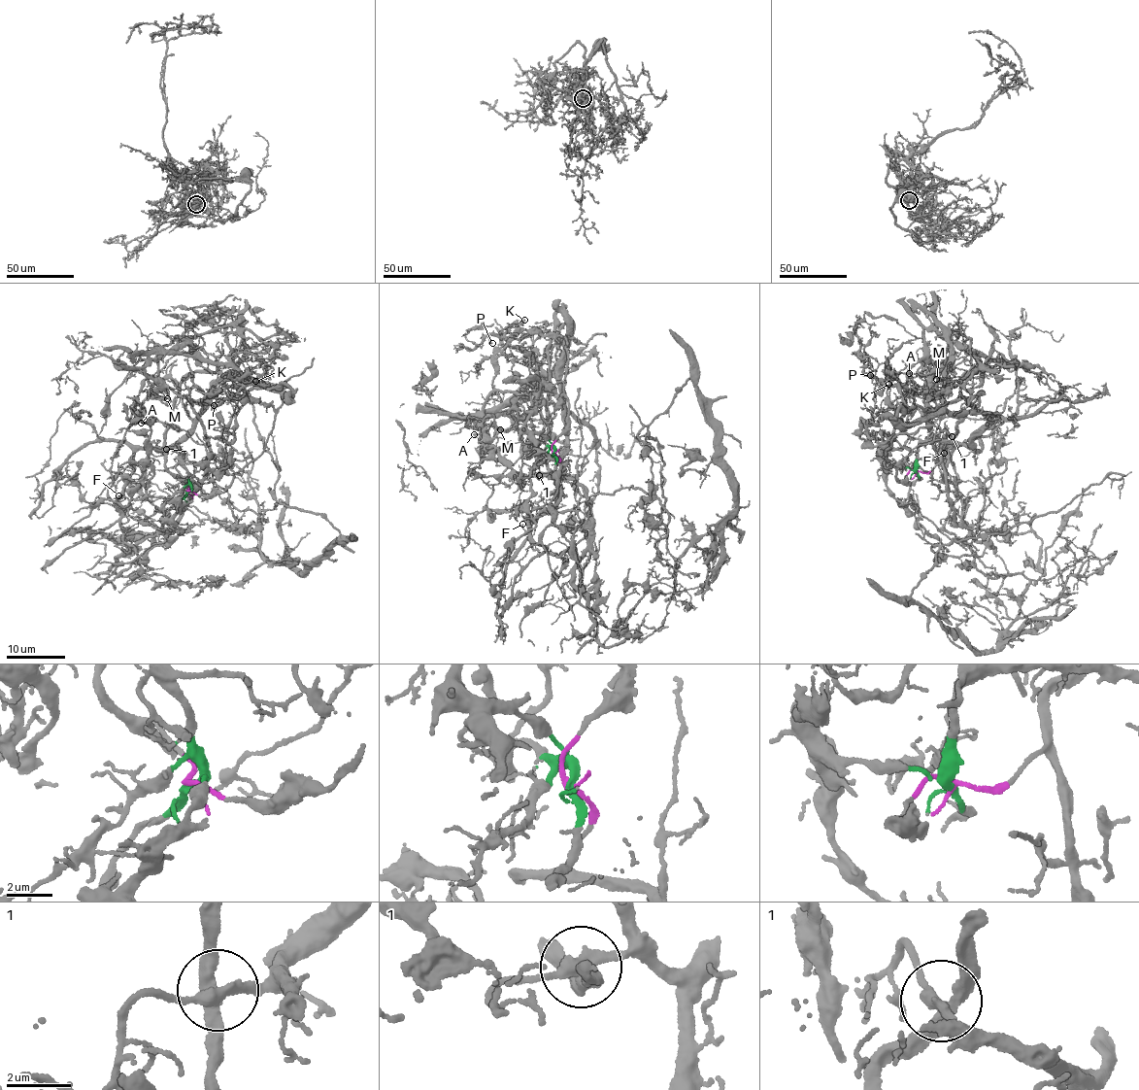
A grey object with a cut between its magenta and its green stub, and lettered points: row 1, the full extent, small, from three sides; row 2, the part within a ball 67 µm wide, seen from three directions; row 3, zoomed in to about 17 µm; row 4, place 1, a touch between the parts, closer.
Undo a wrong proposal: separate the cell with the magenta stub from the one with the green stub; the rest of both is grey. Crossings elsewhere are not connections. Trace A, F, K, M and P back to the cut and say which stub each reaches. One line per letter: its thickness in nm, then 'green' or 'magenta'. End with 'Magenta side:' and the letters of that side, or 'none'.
A: calibre 170 nm; green
F: calibre 140 nm; green
K: calibre 200 nm; green
M: calibre 160 nm; green
P: calibre 160 nm; green
Magenta side: none

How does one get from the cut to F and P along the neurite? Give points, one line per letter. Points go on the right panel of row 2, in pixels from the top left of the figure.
F: (916, 471), (916, 453), (921, 446), (954, 442), (945, 426), (933, 439), (940, 463), (945, 467), (944, 453)
P: (916, 471), (919, 446), (910, 453), (892, 439), (904, 412), (907, 376), (883, 381), (864, 375), (870, 375)

